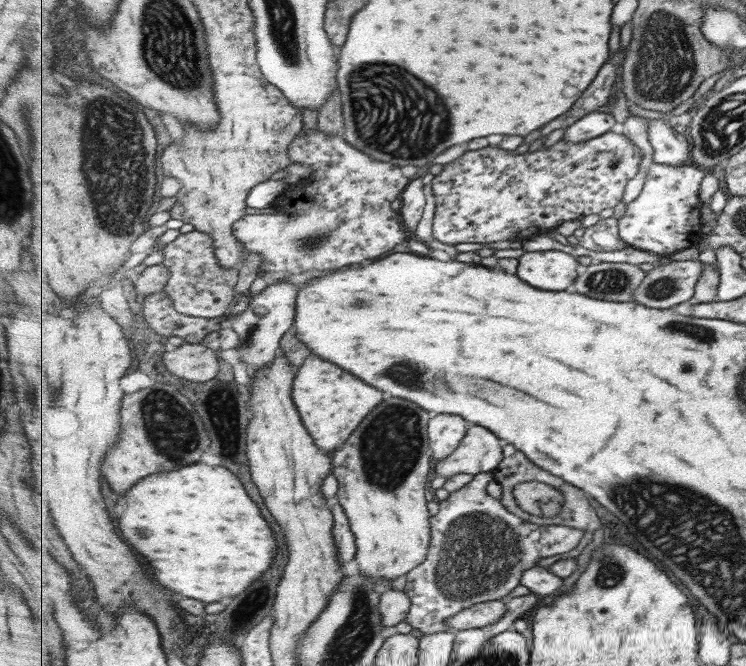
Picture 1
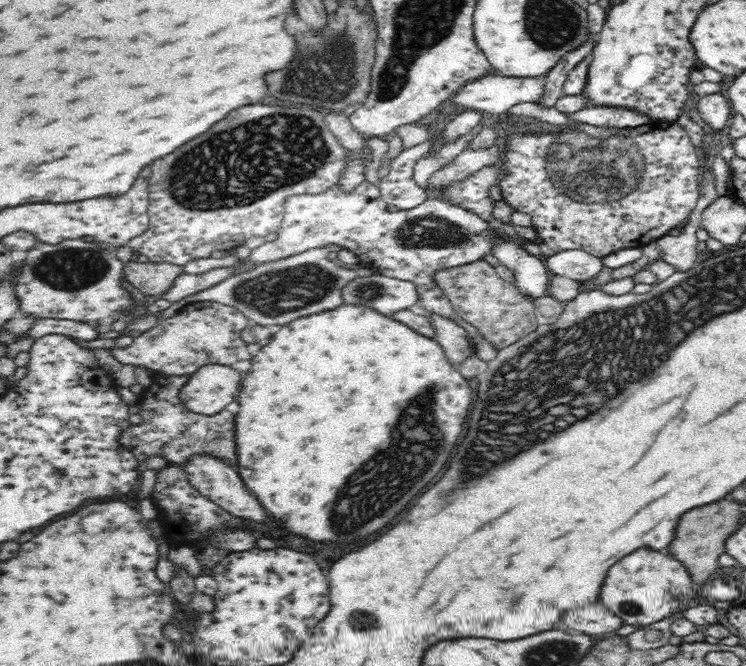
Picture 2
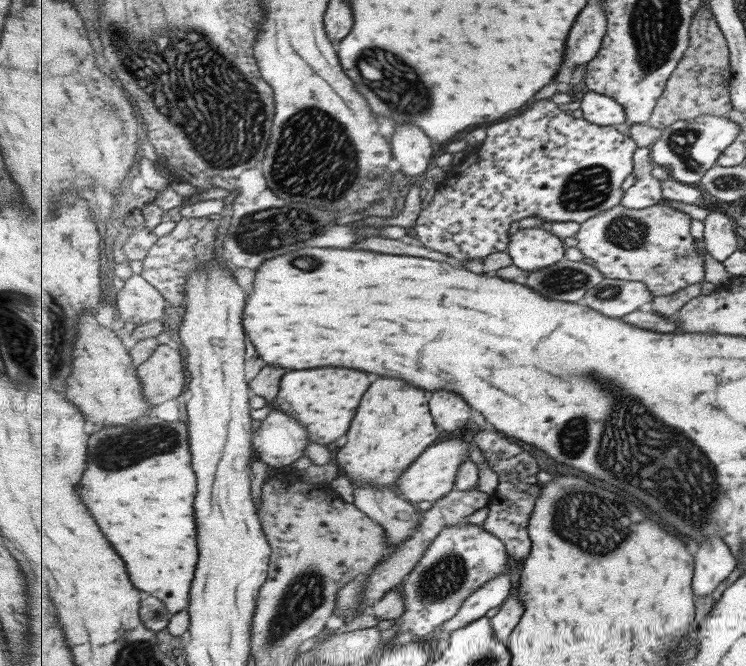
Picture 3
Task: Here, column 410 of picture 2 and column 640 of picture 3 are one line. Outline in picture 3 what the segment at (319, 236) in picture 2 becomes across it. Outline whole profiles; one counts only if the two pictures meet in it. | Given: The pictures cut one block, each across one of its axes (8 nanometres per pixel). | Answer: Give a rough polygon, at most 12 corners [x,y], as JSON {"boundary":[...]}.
{"boundary":[[617,205],[581,223],[581,262],[655,297],[705,280],[689,214]]}

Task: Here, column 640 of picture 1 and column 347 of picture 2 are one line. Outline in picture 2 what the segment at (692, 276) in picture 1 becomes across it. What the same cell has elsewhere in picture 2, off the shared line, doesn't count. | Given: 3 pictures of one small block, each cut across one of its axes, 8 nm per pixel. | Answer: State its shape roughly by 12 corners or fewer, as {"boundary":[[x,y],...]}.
{"boundary":[[375,274],[344,290],[345,304],[385,315],[419,303],[413,282]]}

